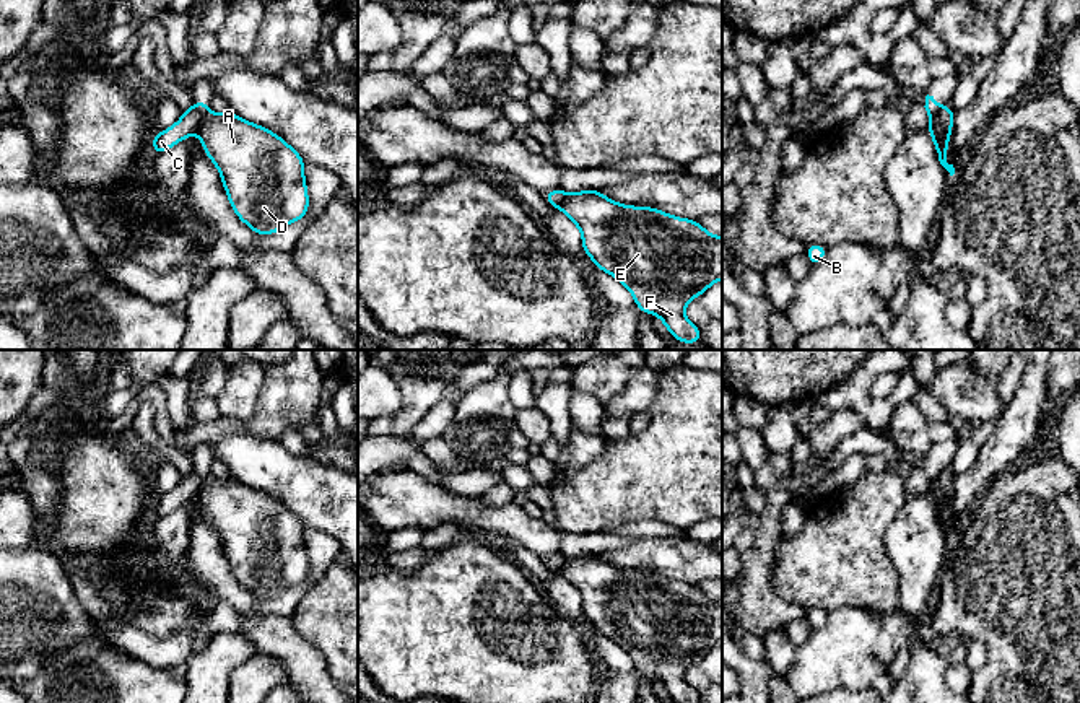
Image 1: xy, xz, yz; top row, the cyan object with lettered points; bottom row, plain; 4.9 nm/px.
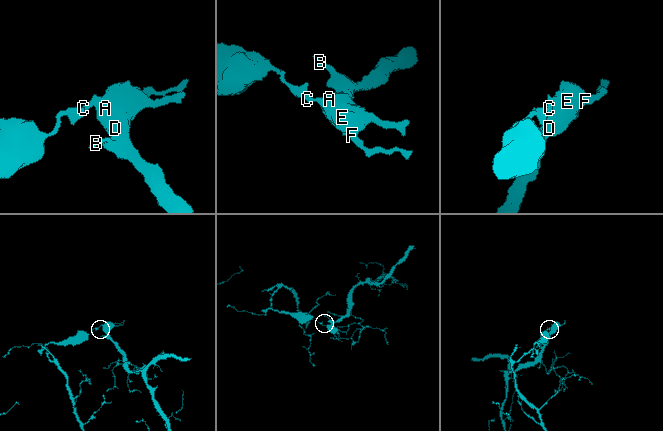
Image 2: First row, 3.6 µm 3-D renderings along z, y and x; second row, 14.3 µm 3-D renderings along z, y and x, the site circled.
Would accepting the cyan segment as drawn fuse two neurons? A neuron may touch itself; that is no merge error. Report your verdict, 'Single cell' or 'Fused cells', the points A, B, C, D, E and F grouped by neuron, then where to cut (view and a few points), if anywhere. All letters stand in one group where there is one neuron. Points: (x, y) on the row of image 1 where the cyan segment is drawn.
Fused cells. Groups: A B D E F / C. Split along xy (207, 109), (195, 130)

